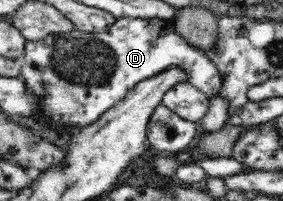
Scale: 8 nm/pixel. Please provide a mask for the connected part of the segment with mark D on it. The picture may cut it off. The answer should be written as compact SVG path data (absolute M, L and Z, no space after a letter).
M117 17L113 19L113 23L109 23L109 28L103 31L81 31L75 27L68 33L49 33L37 41L27 39L21 60L20 77L38 97L44 115L60 127L72 123L77 130L99 119L105 111L120 102L137 83L169 67L182 65L187 72L188 81L207 96L220 95L221 91L221 74L217 66L205 56L205 51L185 42L171 27L171 20L158 17L153 19Z

